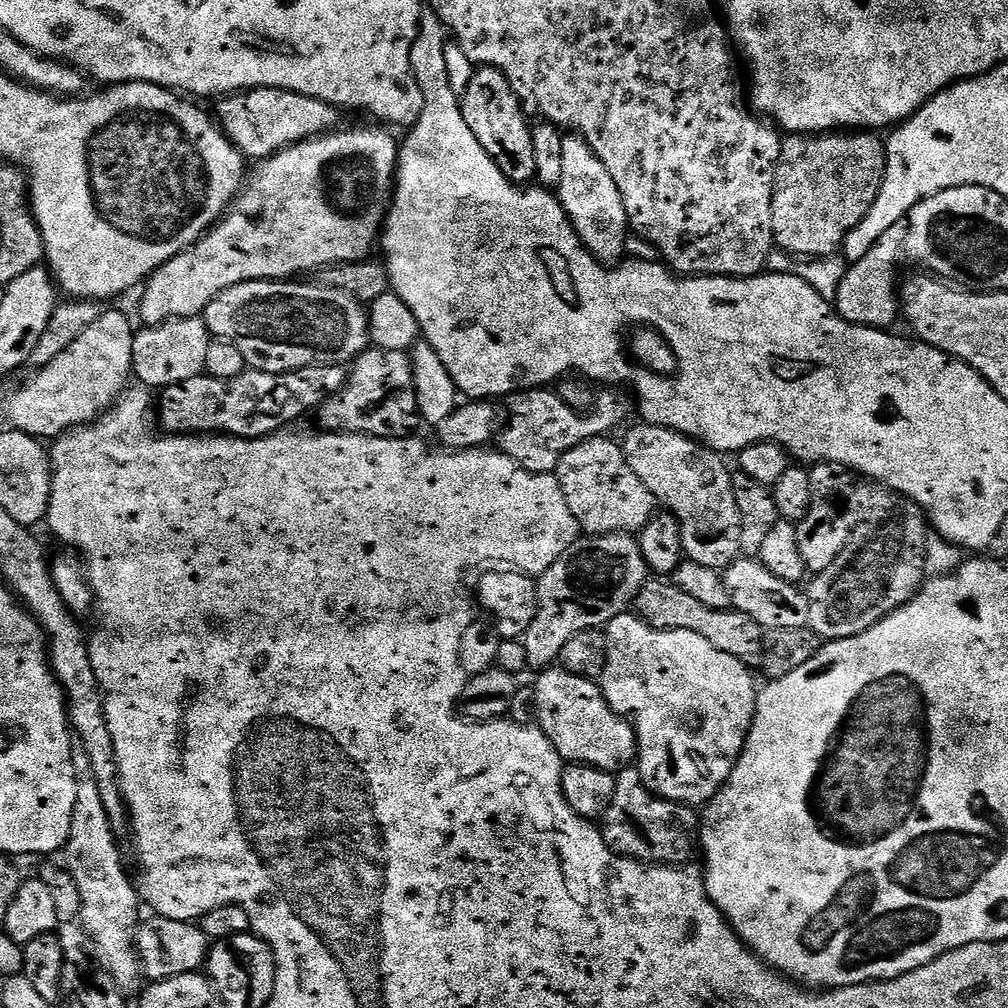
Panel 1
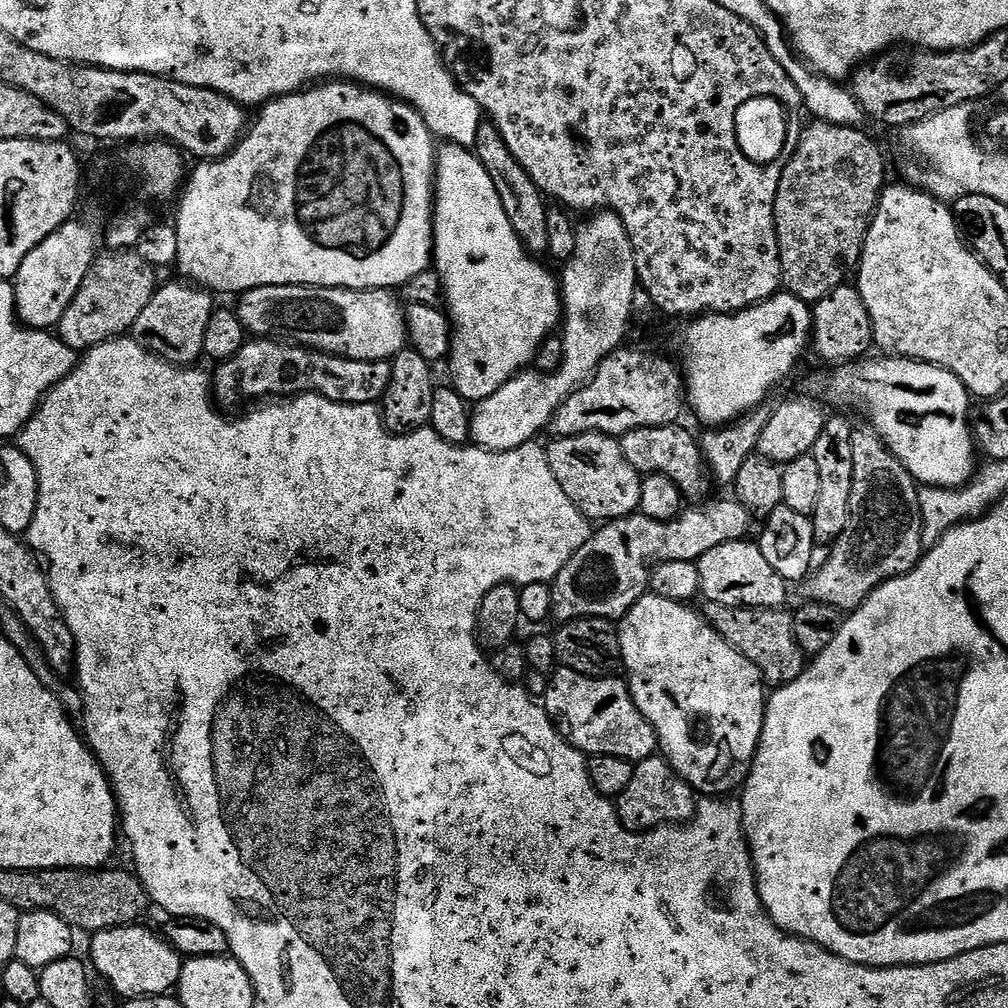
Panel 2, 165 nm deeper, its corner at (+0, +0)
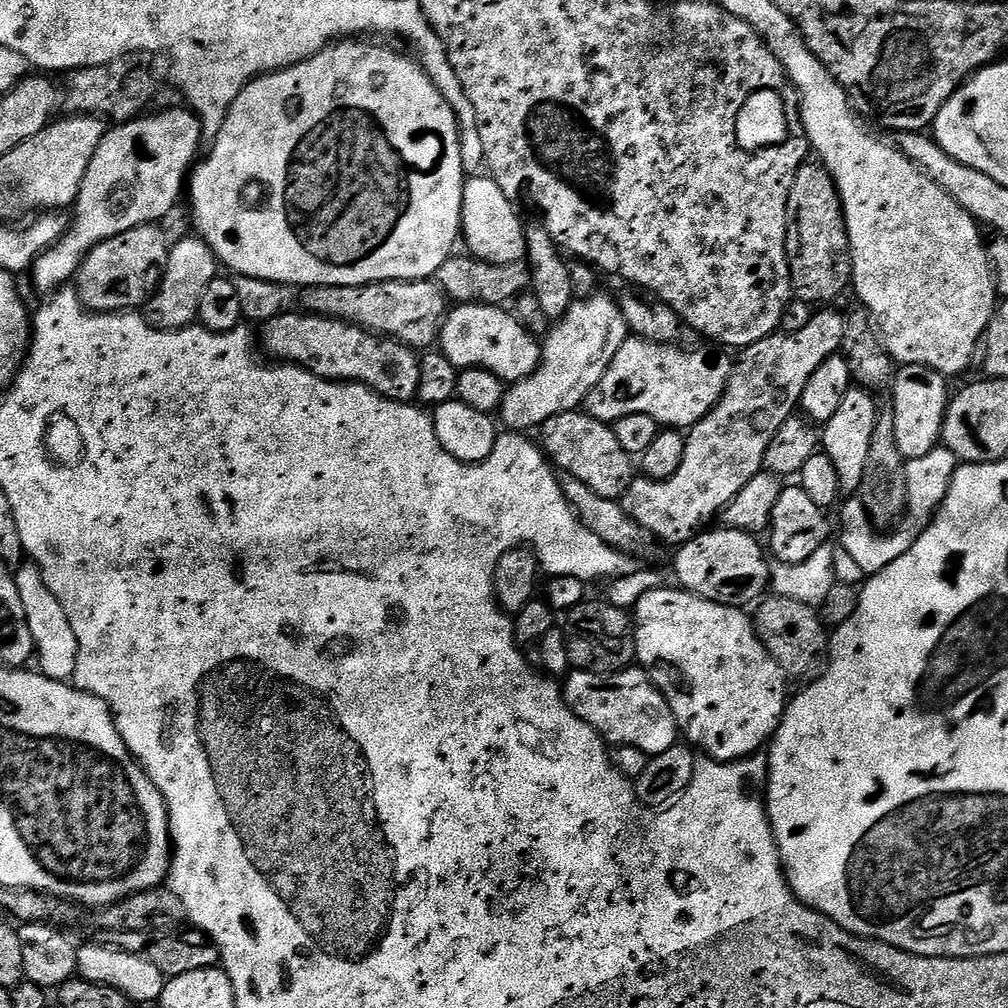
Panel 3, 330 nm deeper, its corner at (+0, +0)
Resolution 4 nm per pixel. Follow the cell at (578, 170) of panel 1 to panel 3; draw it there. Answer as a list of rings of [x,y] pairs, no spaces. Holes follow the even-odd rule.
[[[603,294],[588,296],[585,300],[573,299],[571,306],[566,310],[566,314],[549,331],[542,340],[542,359],[540,364],[525,380],[511,385],[504,393],[504,401],[500,403],[498,416],[504,419],[505,429],[515,430],[524,434],[532,428],[539,429],[541,424],[545,424],[550,418],[554,418],[563,412],[575,412],[587,401],[588,395],[602,382],[602,374],[614,362],[614,354],[622,350],[622,346],[630,338],[628,323],[622,314],[619,303]]]

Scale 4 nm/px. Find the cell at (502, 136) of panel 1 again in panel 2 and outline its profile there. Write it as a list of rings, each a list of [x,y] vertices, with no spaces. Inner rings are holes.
[[[490,122],[481,123],[474,151],[476,157],[482,162],[482,166],[486,166],[486,170],[498,190],[498,198],[502,198],[506,218],[510,218],[510,226],[514,226],[524,247],[532,254],[547,253],[550,237],[546,235],[546,214],[549,209],[546,197],[538,185],[532,181],[530,174],[526,174],[526,170],[522,170],[518,158],[514,158],[514,154],[510,154],[510,146],[506,146],[506,142],[502,142],[502,134],[498,134],[498,130]]]

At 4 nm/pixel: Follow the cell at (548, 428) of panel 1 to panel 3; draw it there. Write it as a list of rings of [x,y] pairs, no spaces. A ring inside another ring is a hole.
[[[629,338],[614,354],[602,382],[588,395],[586,411],[596,420],[615,422],[630,414],[646,414],[668,430],[690,430],[722,398],[733,361],[716,352],[687,352],[684,346]]]

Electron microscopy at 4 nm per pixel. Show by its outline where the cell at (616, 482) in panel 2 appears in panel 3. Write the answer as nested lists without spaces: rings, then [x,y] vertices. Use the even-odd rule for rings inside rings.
[[[584,410],[563,412],[541,424],[538,435],[549,461],[561,473],[590,486],[590,490],[602,498],[620,500],[624,497],[634,479],[634,460],[622,450],[622,442],[618,442],[615,431],[605,421],[596,420]]]

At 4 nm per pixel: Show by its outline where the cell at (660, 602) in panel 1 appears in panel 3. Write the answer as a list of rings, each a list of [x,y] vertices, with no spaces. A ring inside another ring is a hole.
[[[775,594],[761,599],[756,610],[754,623],[758,638],[764,643],[774,662],[778,662],[785,677],[815,677],[825,663],[830,643],[829,629],[821,620],[819,611],[806,602],[794,602],[794,598],[782,598]]]

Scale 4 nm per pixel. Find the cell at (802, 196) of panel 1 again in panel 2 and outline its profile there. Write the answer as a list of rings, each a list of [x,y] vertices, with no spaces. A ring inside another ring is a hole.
[[[811,121],[806,127],[801,129],[799,144],[795,148],[795,153],[787,163],[786,170],[782,172],[782,179],[779,182],[778,194],[775,198],[775,232],[779,244],[779,258],[781,281],[783,287],[802,301],[809,304],[815,304],[830,292],[845,283],[846,274],[850,269],[852,271],[859,265],[860,256],[864,250],[865,234],[872,223],[873,212],[878,208],[882,195],[880,196],[884,182],[886,180],[886,160],[881,148],[877,142],[870,138],[865,129],[859,127],[842,127],[832,123],[822,123],[820,121]]]

